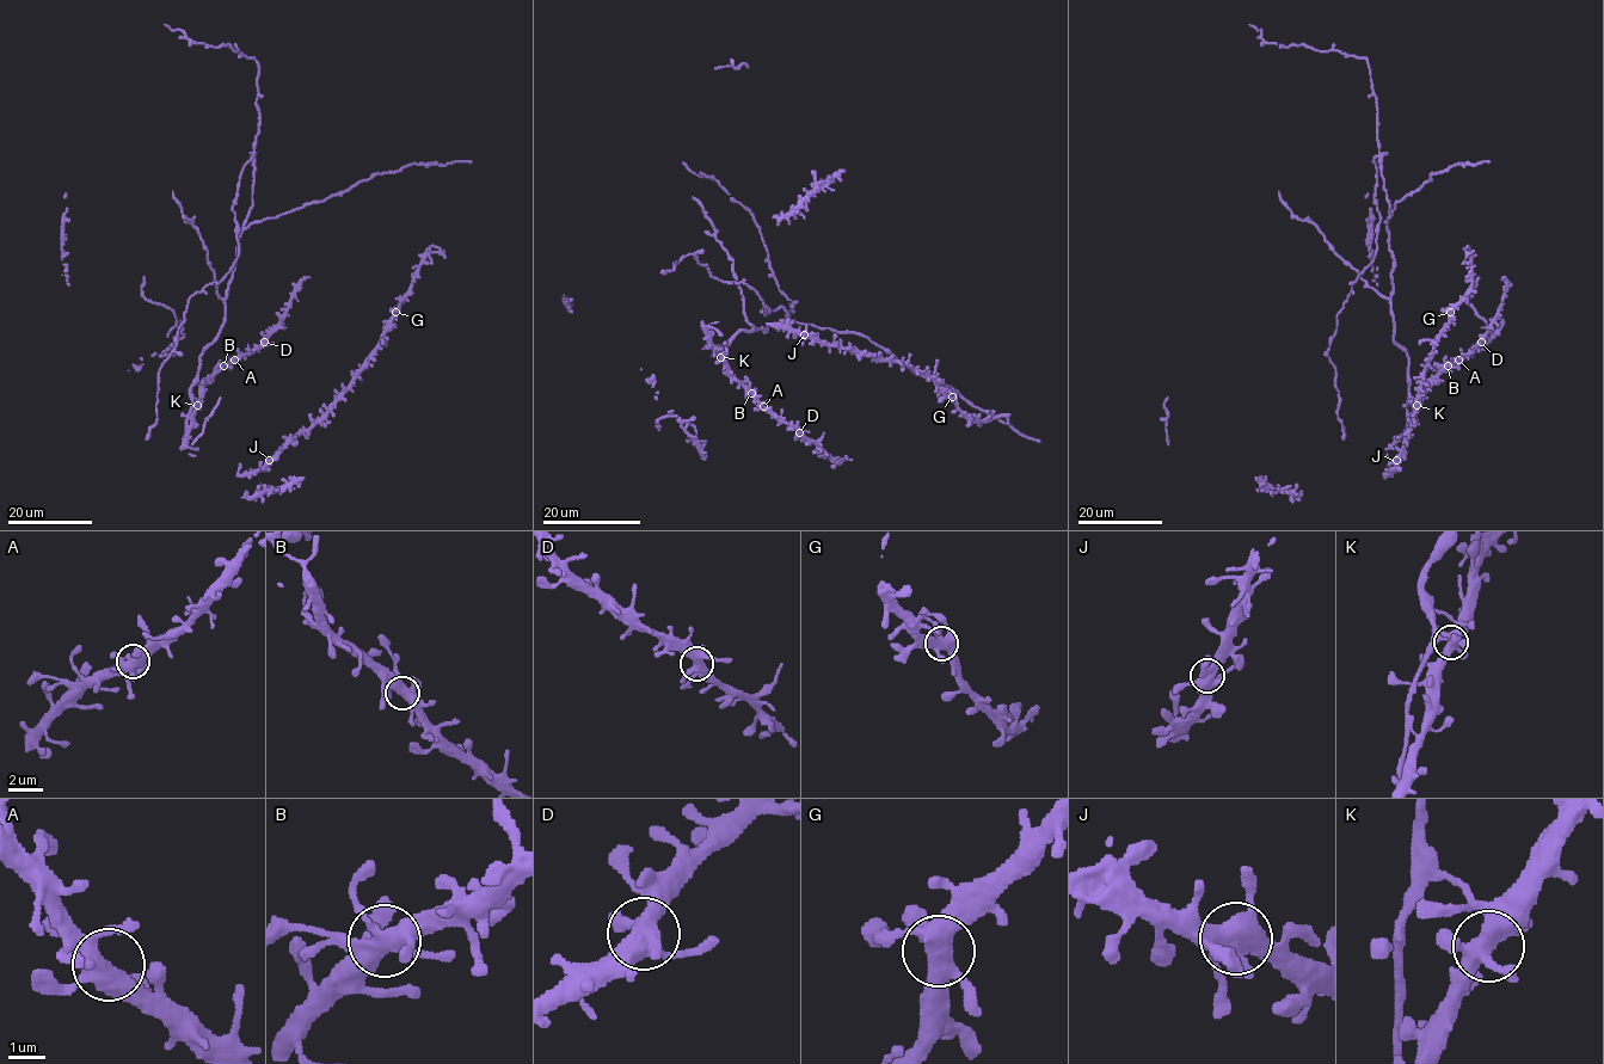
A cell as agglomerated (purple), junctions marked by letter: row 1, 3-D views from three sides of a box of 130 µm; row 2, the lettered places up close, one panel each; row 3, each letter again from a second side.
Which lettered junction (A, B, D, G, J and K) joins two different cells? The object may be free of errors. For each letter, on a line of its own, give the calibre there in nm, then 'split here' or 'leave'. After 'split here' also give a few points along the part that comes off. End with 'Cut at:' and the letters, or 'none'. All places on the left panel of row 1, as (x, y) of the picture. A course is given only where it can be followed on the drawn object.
A: 480 nm thick; leave
B: 440 nm thick; leave
D: 460 nm thick; leave
G: 480 nm thick; leave
J: 480 nm thick; leave
K: 440 nm thick; leave
Cut at: none

